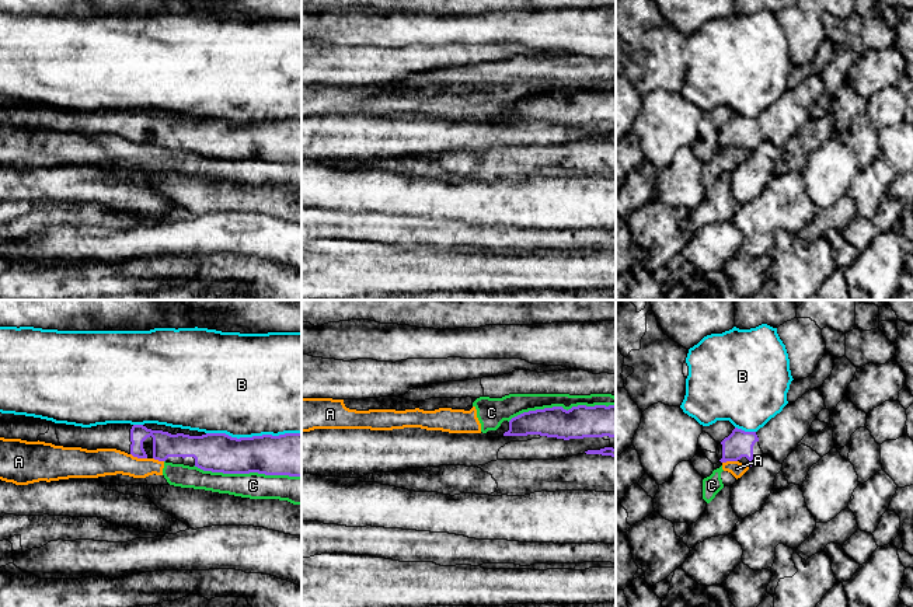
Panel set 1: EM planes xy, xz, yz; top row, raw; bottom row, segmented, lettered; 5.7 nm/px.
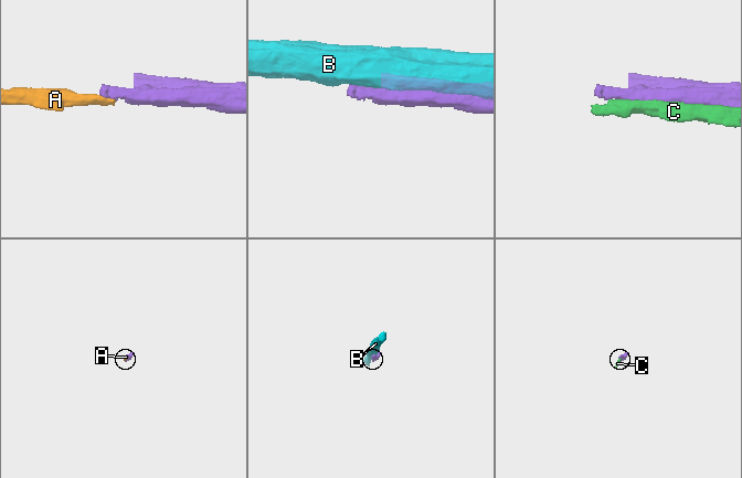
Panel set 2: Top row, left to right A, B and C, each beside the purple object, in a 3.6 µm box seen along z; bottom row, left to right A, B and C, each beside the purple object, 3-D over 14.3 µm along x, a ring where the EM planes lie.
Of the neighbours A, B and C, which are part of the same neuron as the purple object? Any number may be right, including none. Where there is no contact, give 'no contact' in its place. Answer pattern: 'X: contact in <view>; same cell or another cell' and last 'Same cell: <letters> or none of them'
A: contact in xy; another cell
B: contact in xy; another cell
C: contact in xy; another cell
Same cell: none of them

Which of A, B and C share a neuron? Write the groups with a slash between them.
A C / B

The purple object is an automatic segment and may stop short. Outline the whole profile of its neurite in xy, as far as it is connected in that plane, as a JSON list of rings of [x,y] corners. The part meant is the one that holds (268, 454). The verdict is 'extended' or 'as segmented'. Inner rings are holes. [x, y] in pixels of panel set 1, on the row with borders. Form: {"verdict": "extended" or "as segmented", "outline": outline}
{"verdict": "extended", "outline": [[[0,412],[0,437],[87,450],[116,449],[137,458],[195,465],[212,472],[302,477],[302,433],[240,439],[226,433],[189,436],[151,430],[143,425],[81,428]]]}

